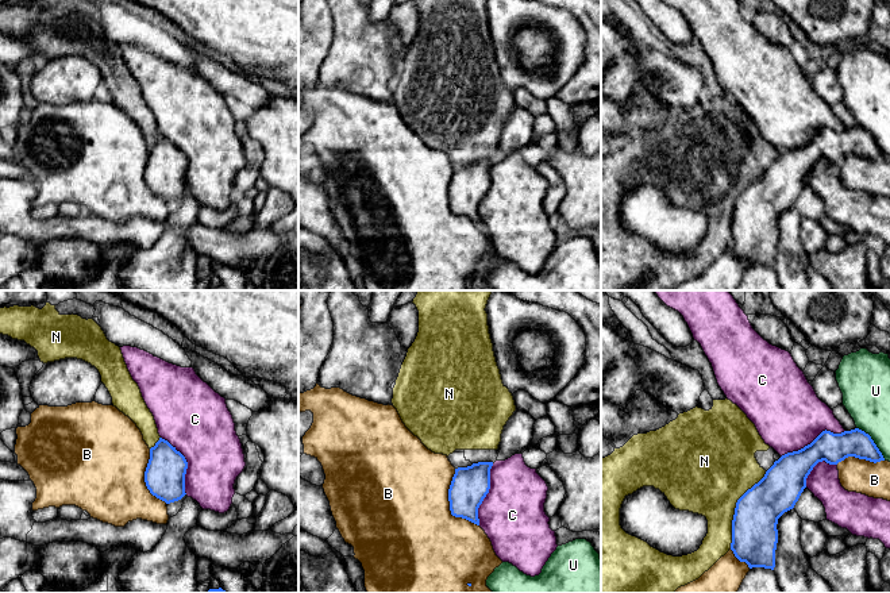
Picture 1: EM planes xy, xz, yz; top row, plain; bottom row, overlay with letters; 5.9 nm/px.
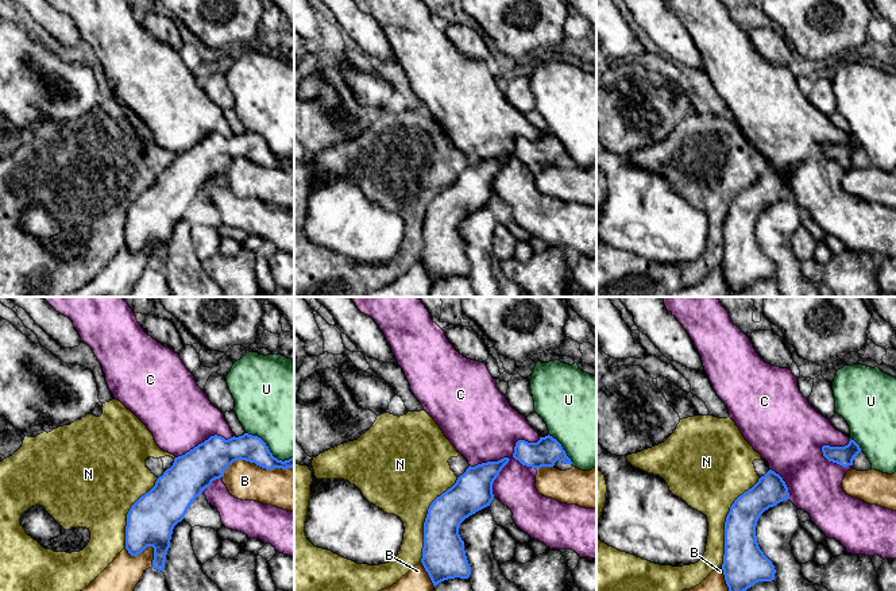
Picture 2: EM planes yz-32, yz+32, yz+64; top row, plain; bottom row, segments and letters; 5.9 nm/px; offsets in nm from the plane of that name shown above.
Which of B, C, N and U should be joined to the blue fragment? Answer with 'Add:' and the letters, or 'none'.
Add: C

